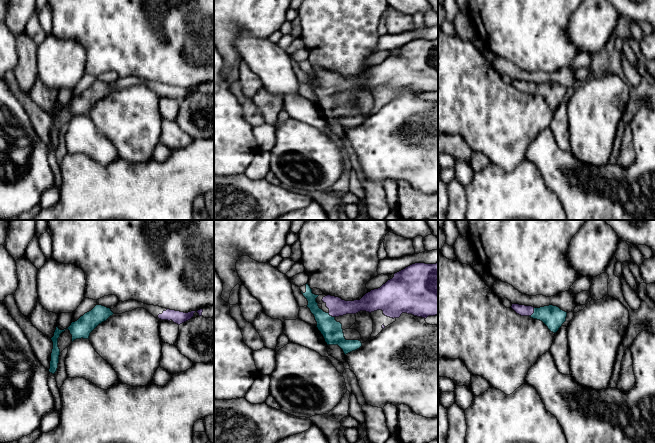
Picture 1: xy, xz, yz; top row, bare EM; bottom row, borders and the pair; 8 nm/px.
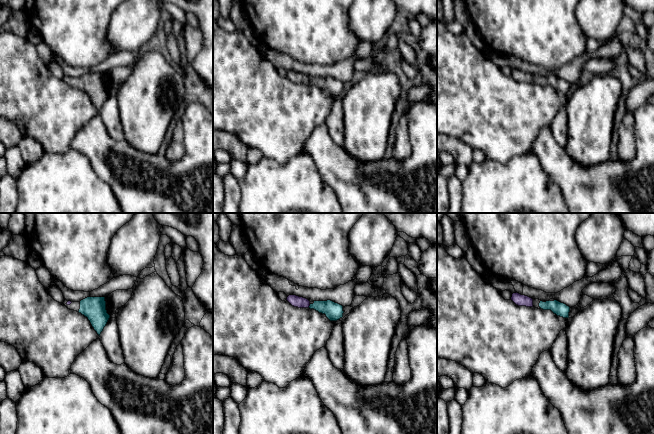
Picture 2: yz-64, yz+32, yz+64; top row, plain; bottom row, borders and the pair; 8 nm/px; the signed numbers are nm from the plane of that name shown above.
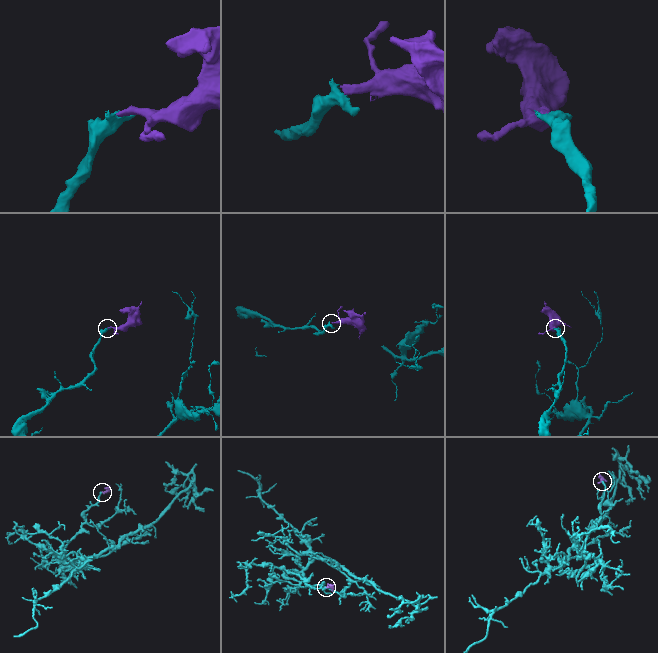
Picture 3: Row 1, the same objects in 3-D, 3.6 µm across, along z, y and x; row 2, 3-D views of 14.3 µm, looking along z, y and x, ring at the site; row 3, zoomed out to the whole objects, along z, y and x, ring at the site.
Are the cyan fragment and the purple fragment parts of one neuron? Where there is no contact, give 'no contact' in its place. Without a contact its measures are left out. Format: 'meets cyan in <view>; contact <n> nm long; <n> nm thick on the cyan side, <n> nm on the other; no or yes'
meets cyan in yz; contact 80 nm long; 180 nm thick on the cyan side, 90 nm on the other; yes

